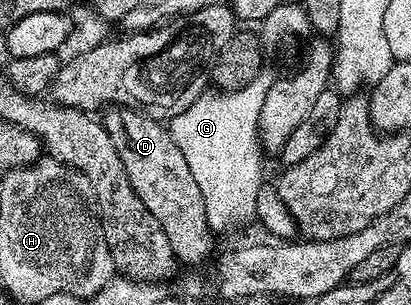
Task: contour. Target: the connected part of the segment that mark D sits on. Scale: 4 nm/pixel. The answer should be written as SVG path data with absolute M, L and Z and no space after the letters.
M111 107L102 114L101 120L105 131L109 131L109 139L113 139L113 147L117 147L117 155L121 155L121 167L125 167L125 175L129 175L129 183L133 183L133 191L137 191L137 199L149 207L153 219L161 223L161 231L169 239L169 247L173 247L173 255L180 266L199 265L211 257L215 249L216 234L209 227L209 219L205 215L205 199L201 199L201 187L197 187L197 179L193 179L193 171L189 171L189 163L185 163L185 155L181 155L181 147L171 137L170 128L162 121L147 117L137 109Z

